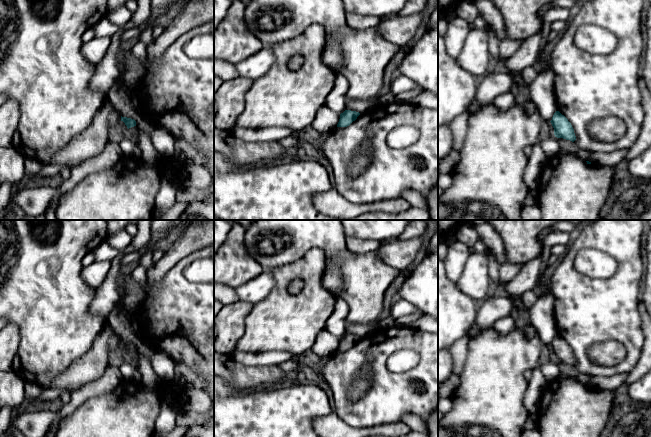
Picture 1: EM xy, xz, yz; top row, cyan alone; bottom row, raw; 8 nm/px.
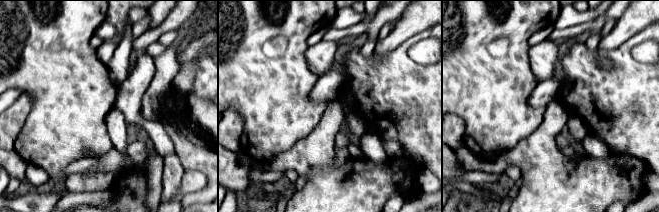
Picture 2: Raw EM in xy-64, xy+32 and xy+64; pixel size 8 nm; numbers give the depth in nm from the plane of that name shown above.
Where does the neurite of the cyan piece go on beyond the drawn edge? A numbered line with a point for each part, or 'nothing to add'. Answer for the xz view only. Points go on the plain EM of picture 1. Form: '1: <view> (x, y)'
nothing to add

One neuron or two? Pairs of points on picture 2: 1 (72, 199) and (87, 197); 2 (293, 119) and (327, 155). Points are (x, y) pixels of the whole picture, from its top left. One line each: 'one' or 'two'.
1: one
2: two

